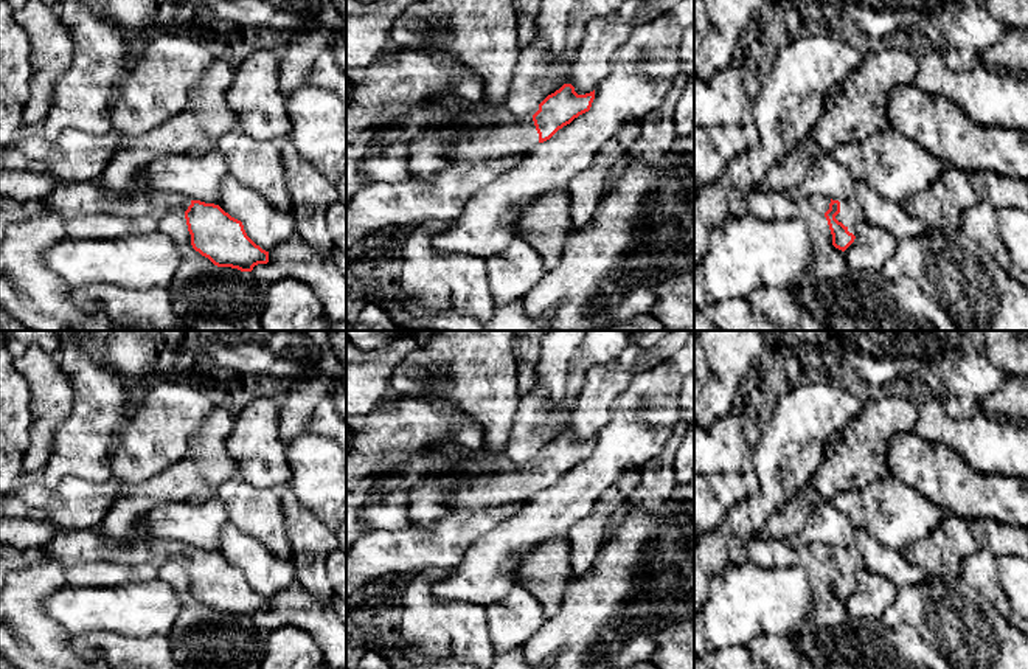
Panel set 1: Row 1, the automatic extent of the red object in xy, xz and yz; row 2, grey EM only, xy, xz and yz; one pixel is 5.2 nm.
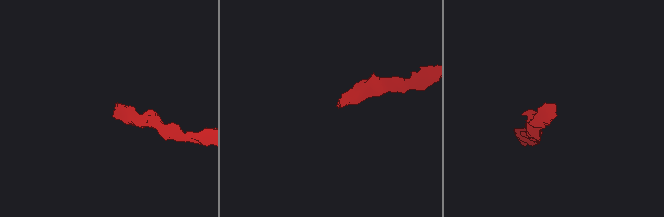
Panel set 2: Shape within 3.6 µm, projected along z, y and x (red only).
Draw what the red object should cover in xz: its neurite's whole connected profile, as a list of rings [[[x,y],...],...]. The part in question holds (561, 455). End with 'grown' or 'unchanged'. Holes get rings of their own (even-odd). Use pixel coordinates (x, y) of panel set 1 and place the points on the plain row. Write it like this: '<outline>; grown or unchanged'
[[[564,432],[548,442],[539,458],[525,469],[488,472],[443,472],[433,469],[424,458],[405,464],[398,477],[398,487],[382,498],[373,498],[362,511],[363,532],[402,531],[412,526],[408,515],[410,494],[427,478],[449,475],[455,480],[447,495],[450,512],[483,511],[505,504],[520,506],[550,487],[559,477],[590,458],[595,438],[578,442],[571,432]]]; grown

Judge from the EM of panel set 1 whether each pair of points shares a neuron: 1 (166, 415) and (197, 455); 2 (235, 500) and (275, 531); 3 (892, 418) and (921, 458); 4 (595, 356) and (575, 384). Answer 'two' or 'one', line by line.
1: two
2: one
3: two
4: one

